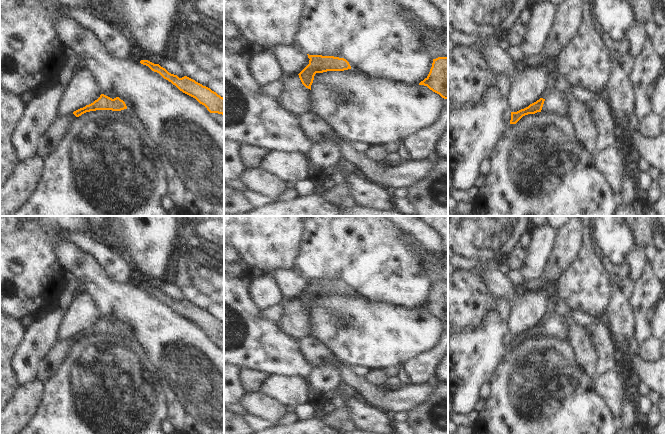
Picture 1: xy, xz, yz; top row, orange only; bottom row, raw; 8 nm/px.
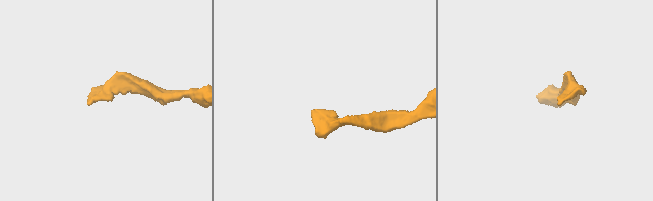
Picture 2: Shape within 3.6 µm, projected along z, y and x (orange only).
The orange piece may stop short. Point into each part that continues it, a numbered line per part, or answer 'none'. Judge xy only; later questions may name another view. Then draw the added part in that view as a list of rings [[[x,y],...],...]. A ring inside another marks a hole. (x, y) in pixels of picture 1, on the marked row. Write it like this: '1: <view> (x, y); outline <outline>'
1: xy (50, 143); outline [[[72,114],[66,117],[58,117],[39,145],[39,155],[45,160],[54,154],[62,141],[69,133],[77,117]]]

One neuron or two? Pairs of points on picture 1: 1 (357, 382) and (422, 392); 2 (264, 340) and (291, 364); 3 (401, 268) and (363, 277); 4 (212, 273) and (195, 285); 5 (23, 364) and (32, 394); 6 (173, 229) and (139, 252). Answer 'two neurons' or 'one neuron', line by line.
1: one neuron
2: one neuron
3: one neuron
4: one neuron
5: two neurons
6: one neuron

